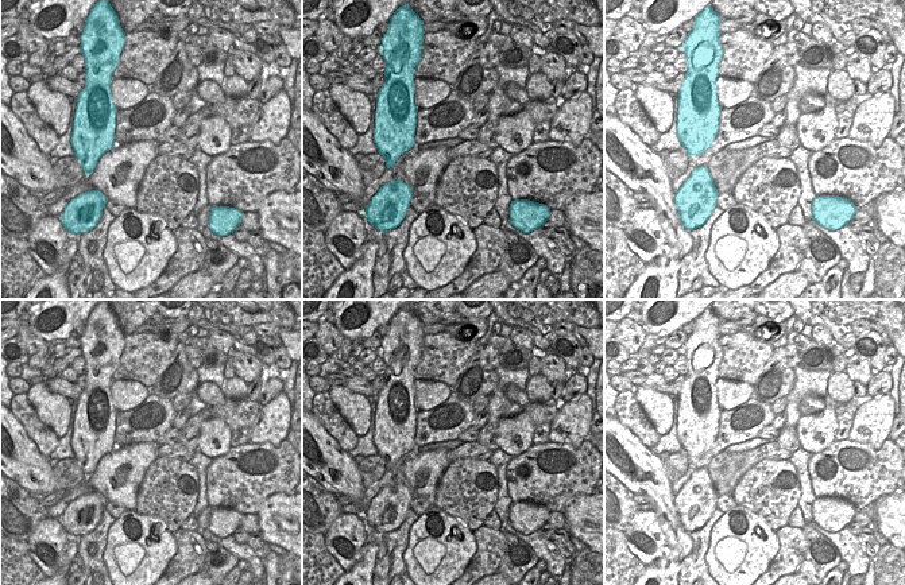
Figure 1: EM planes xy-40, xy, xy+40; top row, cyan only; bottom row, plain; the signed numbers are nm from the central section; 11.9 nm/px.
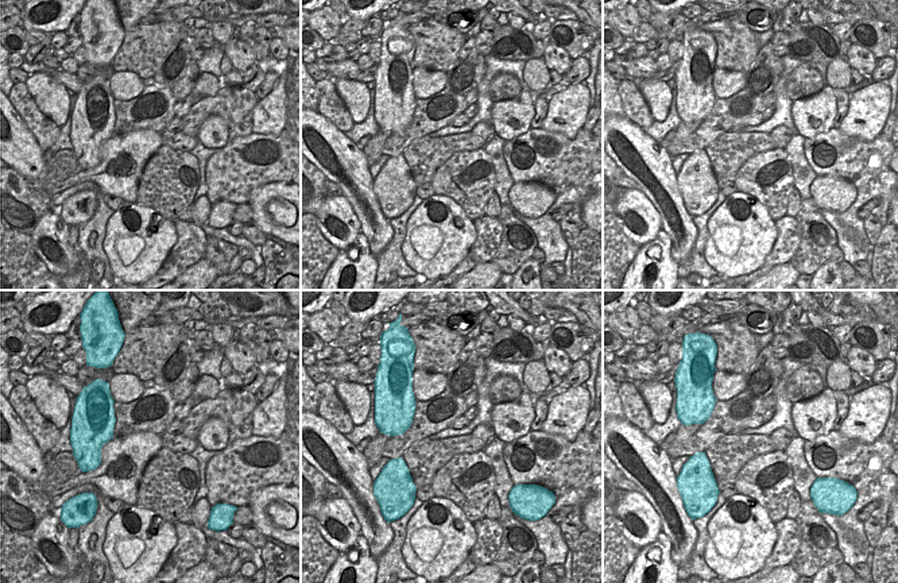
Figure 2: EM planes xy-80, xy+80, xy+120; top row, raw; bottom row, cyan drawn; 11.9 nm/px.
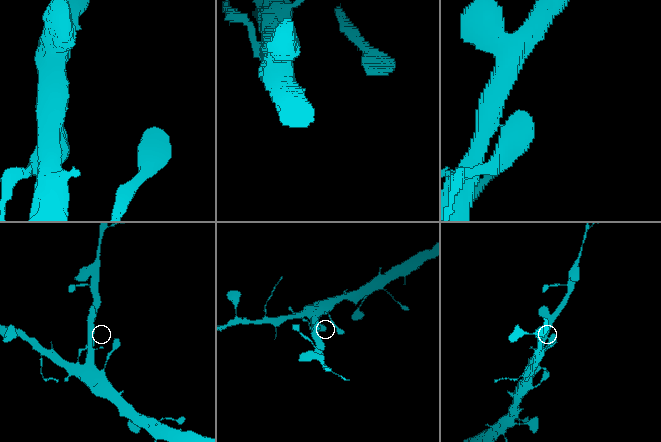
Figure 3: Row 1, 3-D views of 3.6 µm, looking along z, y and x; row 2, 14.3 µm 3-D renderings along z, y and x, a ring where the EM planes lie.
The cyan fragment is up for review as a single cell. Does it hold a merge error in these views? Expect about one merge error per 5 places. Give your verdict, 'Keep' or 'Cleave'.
Keep.

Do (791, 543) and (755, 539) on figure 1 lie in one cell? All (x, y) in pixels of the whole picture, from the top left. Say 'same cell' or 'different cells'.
different cells

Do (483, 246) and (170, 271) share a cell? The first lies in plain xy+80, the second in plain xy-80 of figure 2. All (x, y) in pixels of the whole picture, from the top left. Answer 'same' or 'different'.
same

